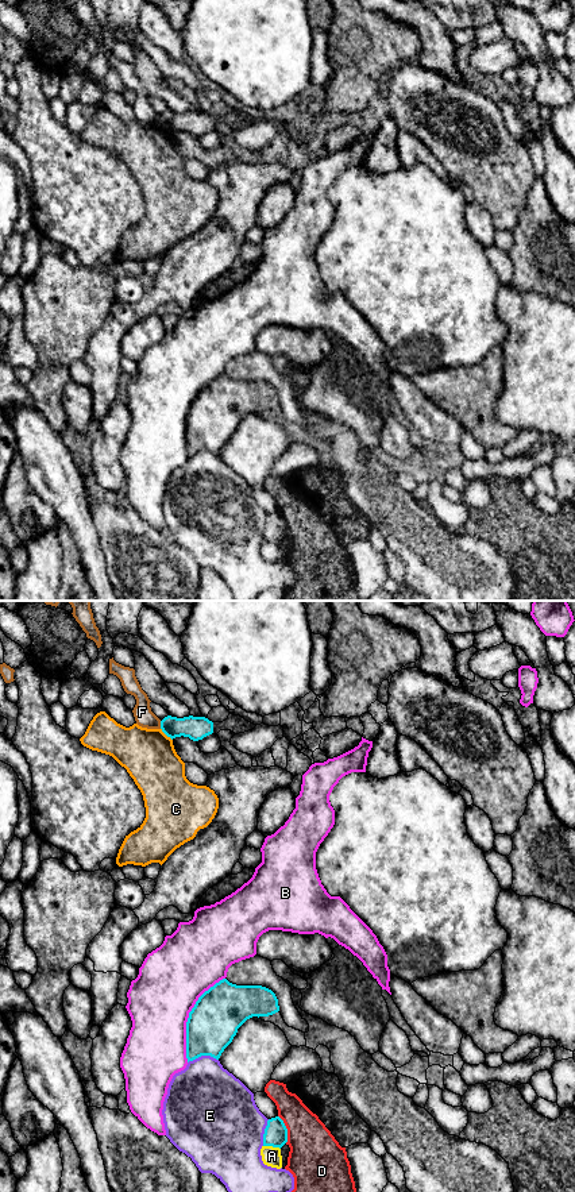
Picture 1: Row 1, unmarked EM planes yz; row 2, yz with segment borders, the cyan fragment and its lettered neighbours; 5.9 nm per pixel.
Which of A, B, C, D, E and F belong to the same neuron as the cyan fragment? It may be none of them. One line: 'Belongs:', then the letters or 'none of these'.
Belongs: none of these

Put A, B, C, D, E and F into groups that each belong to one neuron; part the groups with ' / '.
A / B / C / D / E / F

